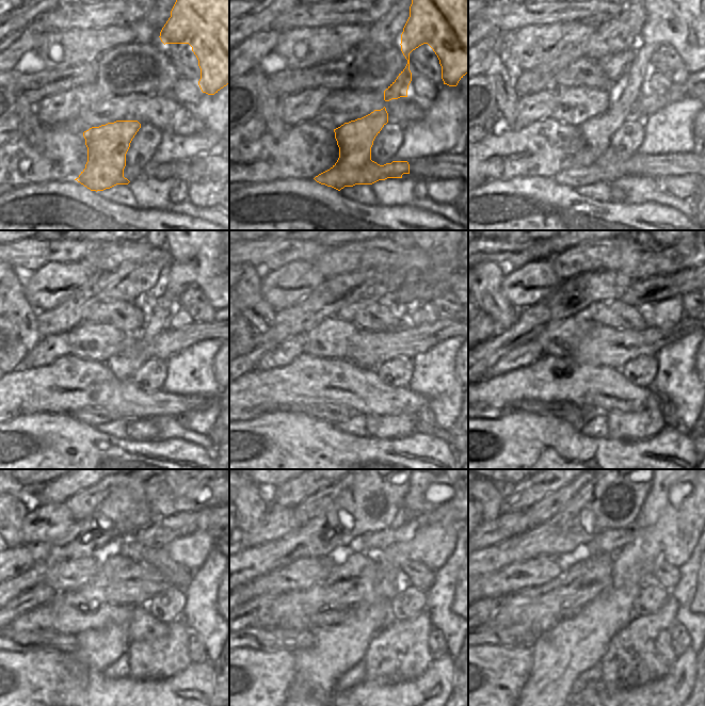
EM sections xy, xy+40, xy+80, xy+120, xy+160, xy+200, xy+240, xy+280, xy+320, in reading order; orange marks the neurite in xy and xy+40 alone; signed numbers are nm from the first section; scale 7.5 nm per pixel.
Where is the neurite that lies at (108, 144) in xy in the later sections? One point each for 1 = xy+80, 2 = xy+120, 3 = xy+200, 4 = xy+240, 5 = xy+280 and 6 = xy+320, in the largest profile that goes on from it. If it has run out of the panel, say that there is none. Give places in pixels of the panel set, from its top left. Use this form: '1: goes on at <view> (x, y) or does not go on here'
1: goes on at xy+80 (673, 16)
2: goes on at xy+120 (194, 252)
3: goes on at xy+200 (572, 413)
4: goes on at xy+240 (45, 639)
5: goes on at xy+280 (290, 640)
6: goes on at xy+320 (521, 639)

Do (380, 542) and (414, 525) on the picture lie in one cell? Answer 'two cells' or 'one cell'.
one cell

